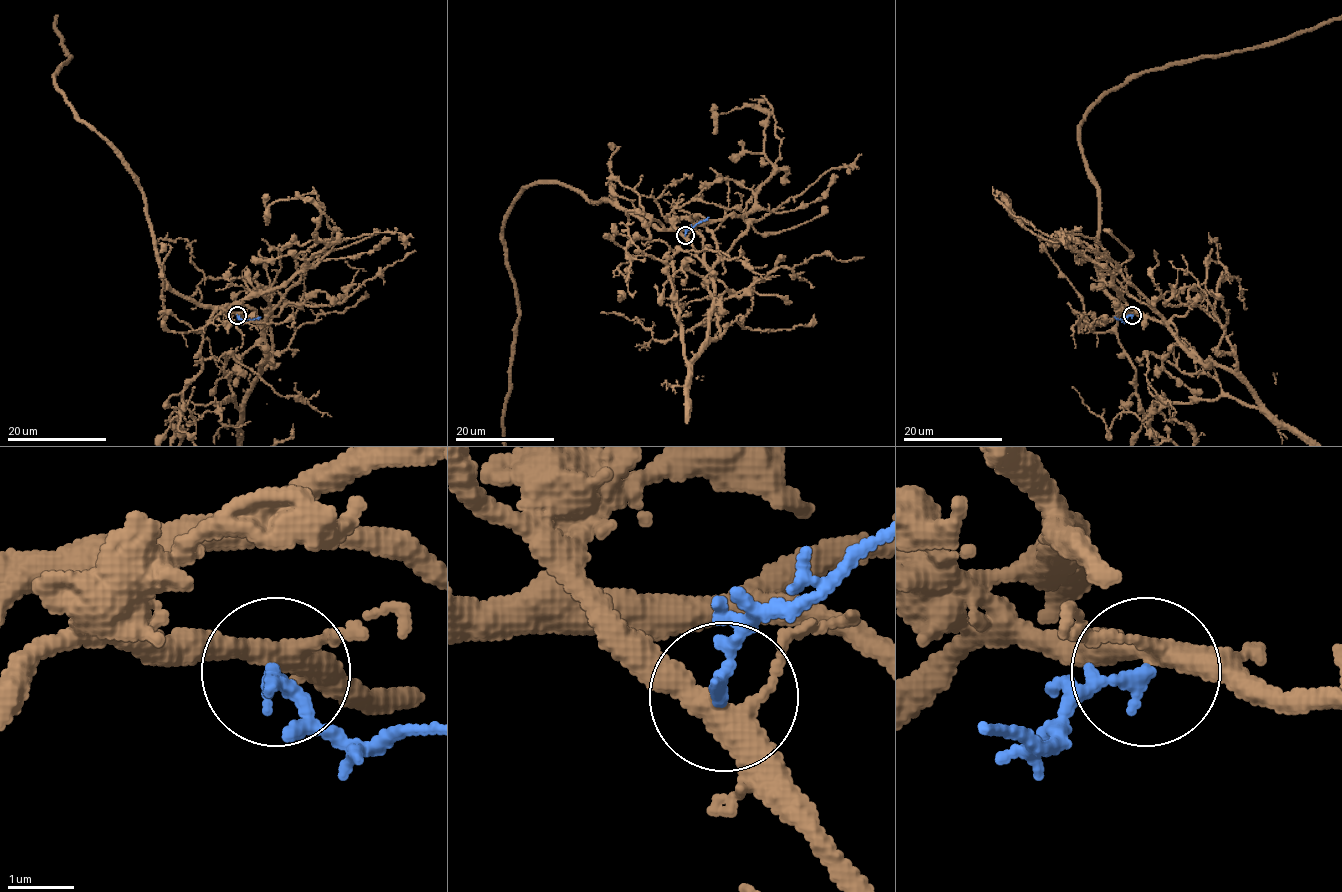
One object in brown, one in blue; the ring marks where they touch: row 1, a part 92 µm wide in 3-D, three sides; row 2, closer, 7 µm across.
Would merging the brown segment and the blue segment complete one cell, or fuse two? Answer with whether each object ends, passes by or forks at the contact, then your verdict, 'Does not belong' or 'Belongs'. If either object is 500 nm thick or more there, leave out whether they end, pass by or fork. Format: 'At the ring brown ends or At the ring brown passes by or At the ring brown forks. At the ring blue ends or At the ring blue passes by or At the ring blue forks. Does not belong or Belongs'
At the ring brown forks. At the ring blue ends. Does not belong

